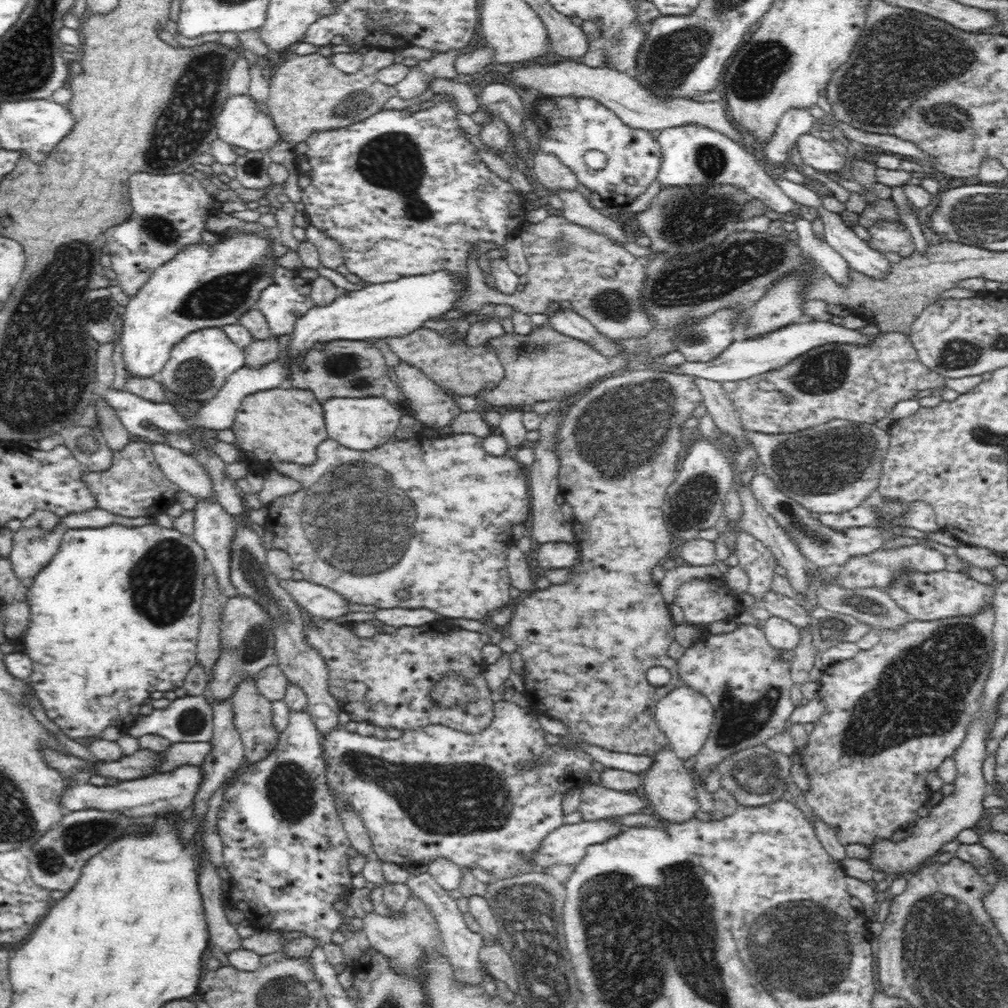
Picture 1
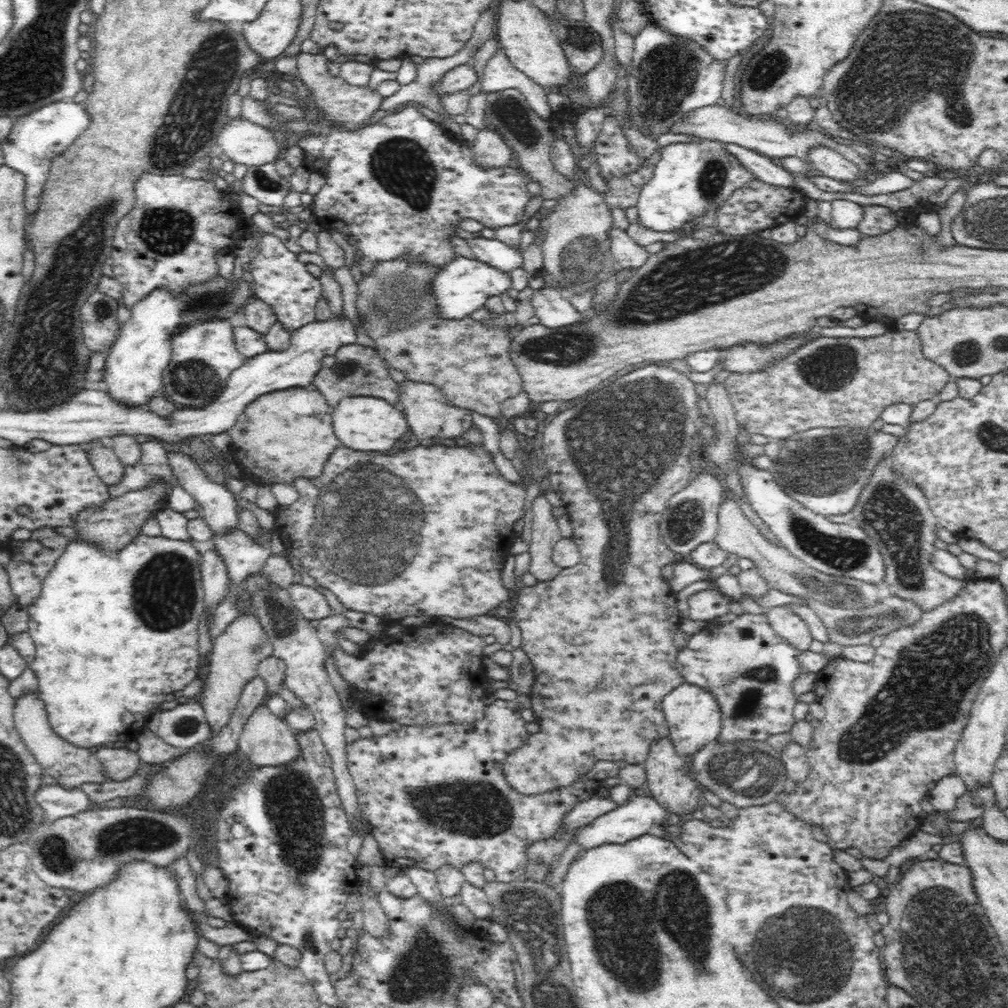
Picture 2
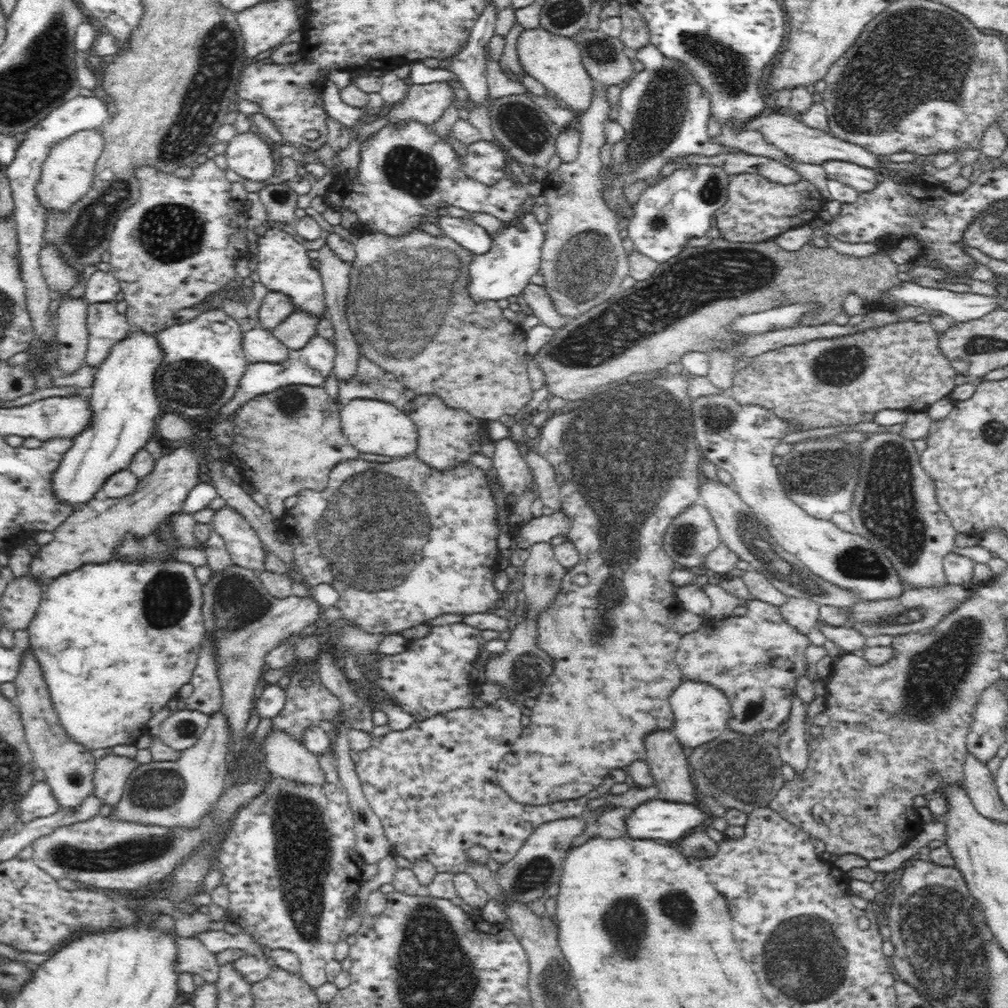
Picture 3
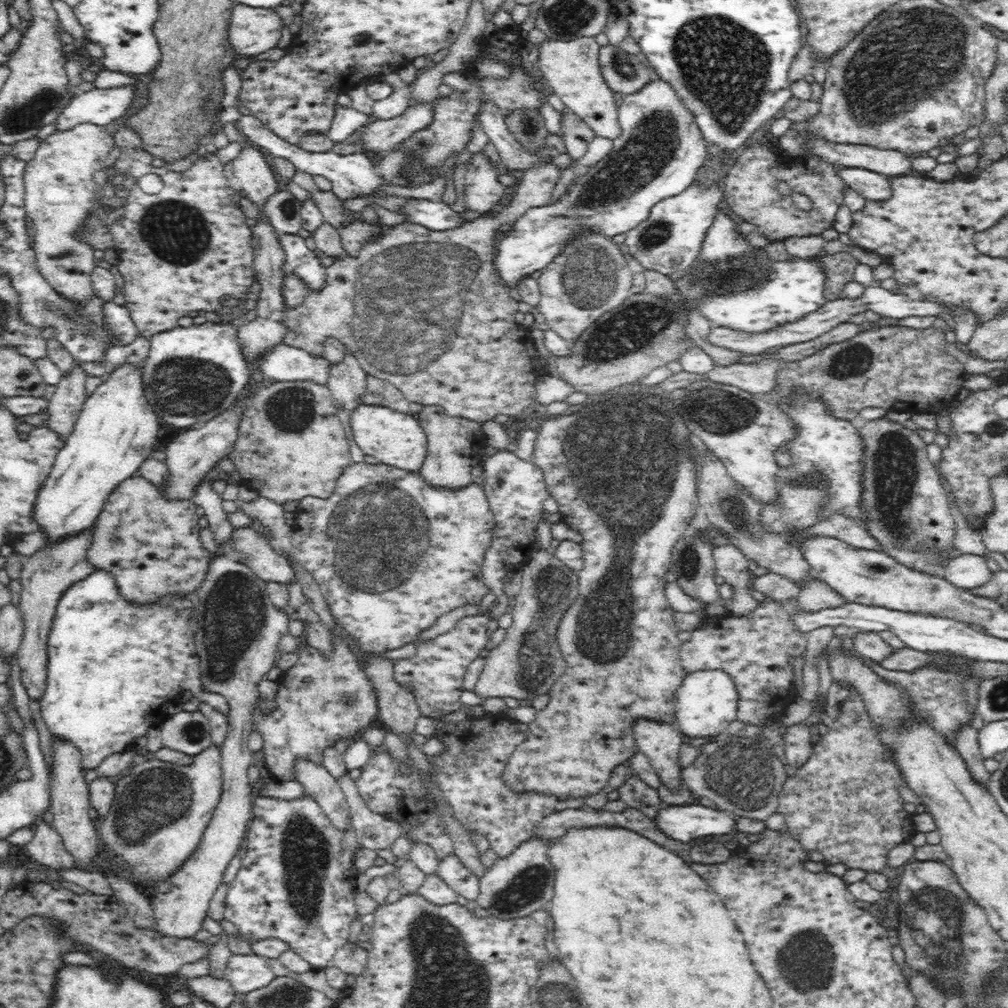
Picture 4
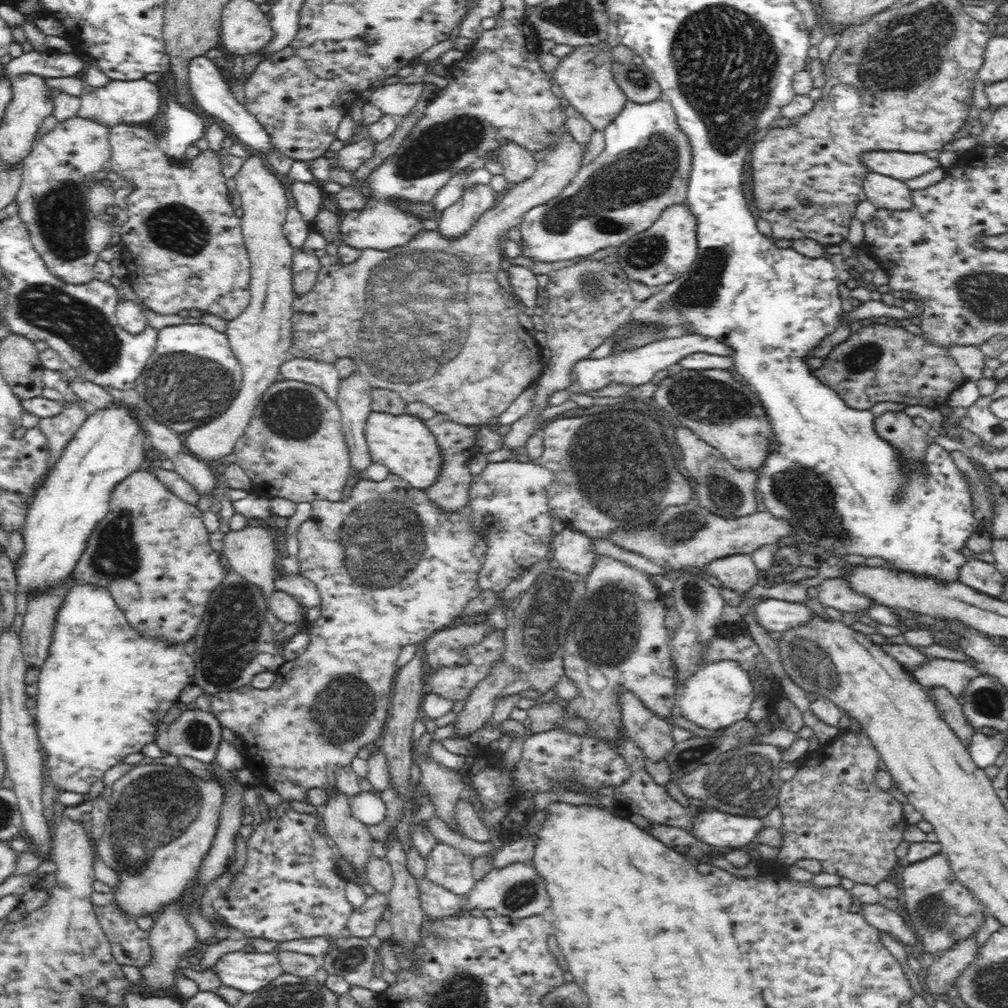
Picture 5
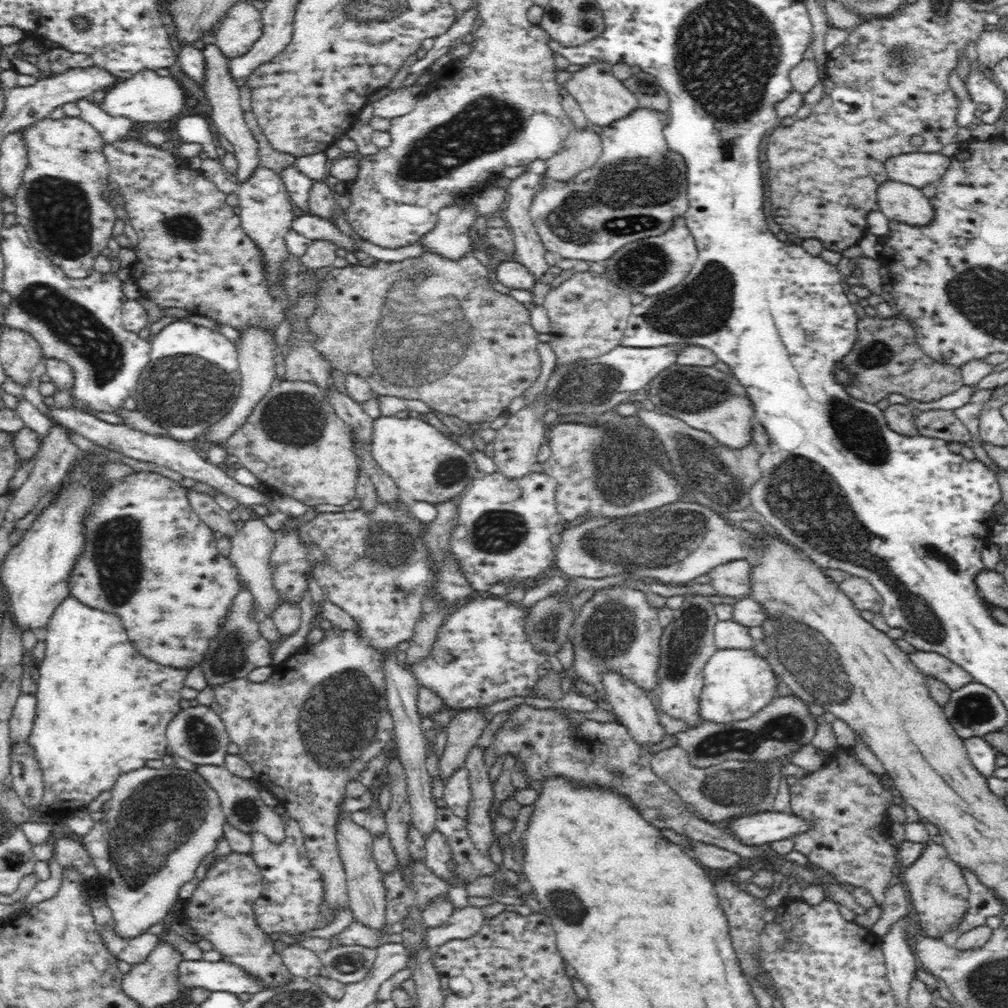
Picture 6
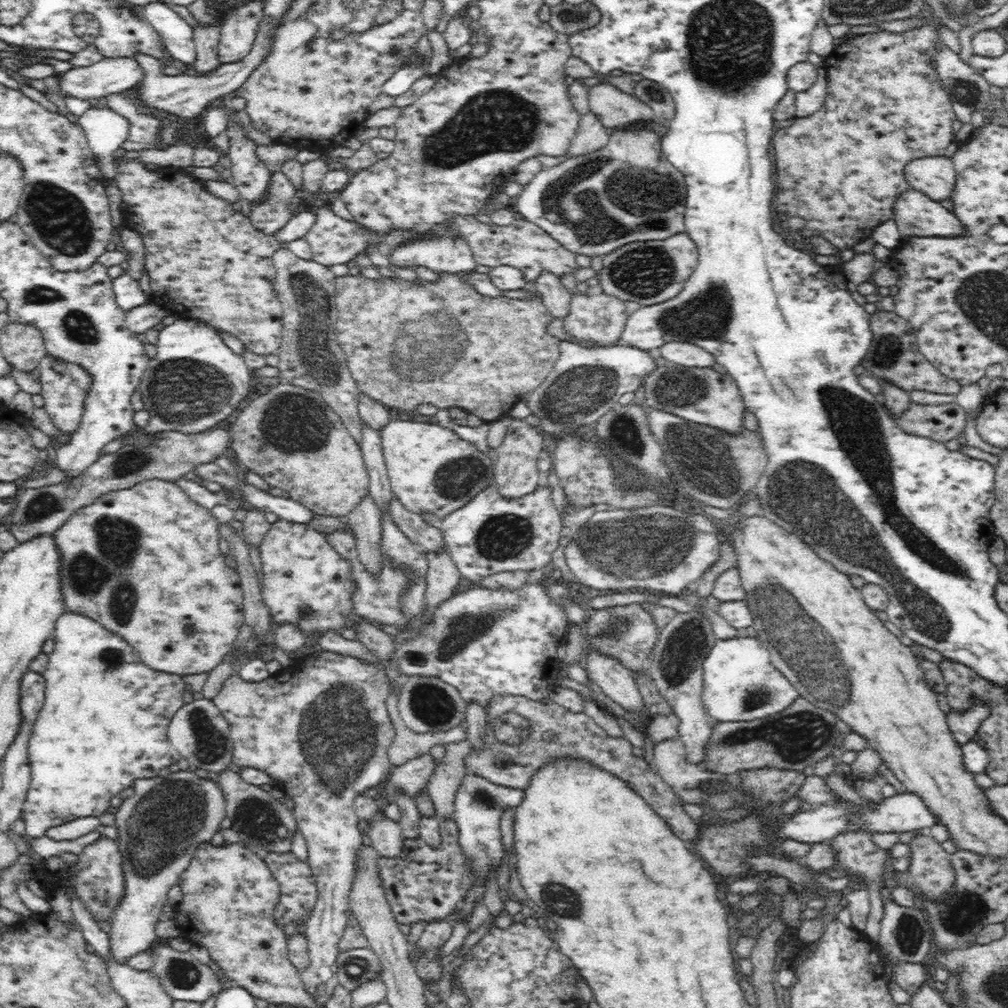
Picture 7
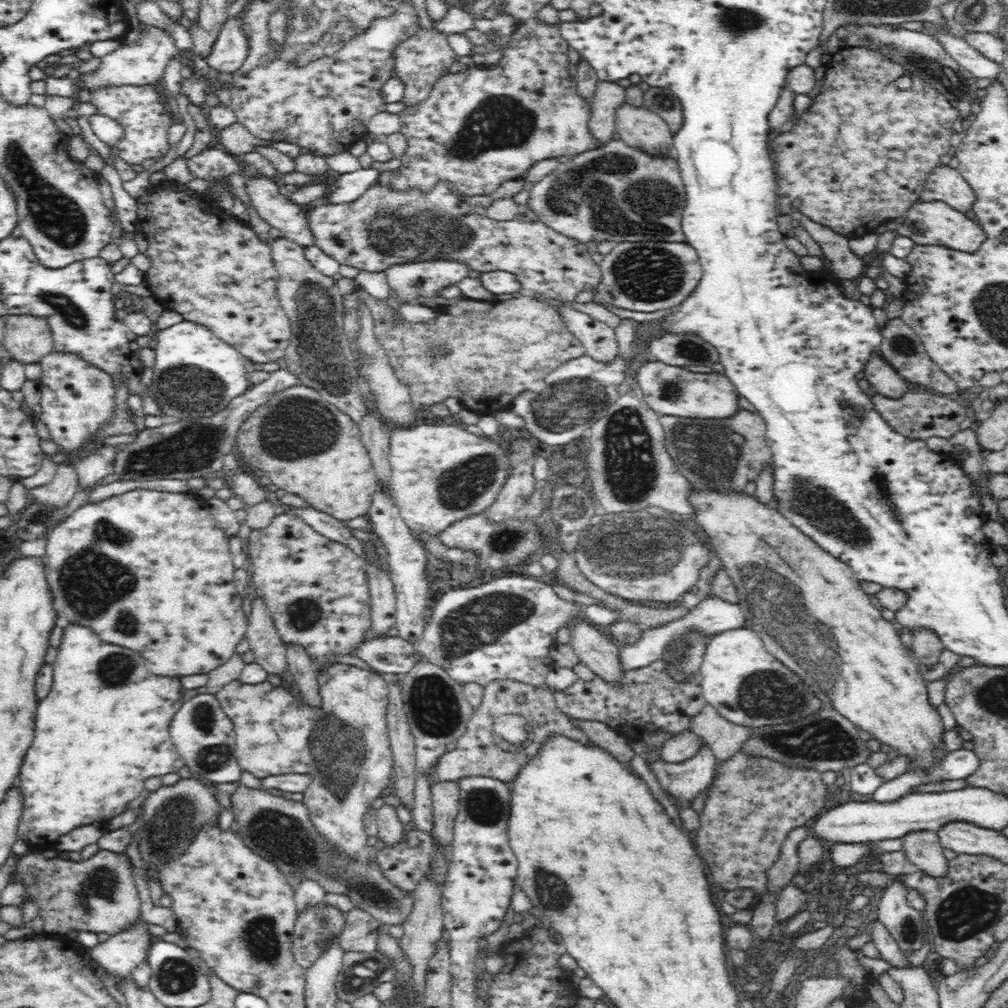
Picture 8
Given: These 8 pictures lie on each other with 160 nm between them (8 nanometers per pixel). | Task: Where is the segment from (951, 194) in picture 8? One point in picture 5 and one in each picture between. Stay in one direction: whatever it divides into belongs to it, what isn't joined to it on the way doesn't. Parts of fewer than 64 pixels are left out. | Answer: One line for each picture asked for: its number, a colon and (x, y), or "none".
5: (903, 166)
6: (918, 169)
7: (935, 176)

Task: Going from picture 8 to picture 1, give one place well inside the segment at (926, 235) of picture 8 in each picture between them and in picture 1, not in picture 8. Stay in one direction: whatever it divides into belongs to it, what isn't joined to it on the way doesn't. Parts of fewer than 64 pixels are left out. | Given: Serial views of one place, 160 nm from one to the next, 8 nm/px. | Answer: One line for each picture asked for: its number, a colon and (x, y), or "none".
1: (816, 152)
2: (826, 161)
3: (863, 179)
4: (873, 186)
5: (887, 193)
6: (900, 202)
7: (917, 215)

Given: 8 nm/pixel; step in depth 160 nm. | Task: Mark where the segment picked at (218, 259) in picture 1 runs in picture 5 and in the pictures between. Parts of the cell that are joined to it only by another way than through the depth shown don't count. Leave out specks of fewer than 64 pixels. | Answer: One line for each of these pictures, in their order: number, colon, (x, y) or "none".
2: (135, 361)
3: (125, 407)
4: (117, 429)
5: (111, 445)

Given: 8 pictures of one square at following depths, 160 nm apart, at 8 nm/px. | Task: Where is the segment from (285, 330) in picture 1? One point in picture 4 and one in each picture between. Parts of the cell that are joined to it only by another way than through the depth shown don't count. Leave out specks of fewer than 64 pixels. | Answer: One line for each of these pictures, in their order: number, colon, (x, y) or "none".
2: (280, 279)
3: (283, 265)
4: (300, 261)

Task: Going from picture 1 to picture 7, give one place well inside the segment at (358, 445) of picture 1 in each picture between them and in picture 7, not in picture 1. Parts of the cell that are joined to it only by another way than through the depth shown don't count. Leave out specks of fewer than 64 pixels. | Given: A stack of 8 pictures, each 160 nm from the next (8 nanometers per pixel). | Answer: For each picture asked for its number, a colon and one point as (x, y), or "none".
2: (363, 423)
3: (376, 427)
4: (397, 439)
5: (402, 443)
6: (418, 456)
7: (430, 468)

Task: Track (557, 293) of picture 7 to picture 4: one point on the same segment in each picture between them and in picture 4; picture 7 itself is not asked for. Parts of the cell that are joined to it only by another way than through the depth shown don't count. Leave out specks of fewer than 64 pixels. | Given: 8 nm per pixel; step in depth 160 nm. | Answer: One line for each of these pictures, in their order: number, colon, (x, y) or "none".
4: (513, 156)
5: (518, 164)
6: (530, 250)

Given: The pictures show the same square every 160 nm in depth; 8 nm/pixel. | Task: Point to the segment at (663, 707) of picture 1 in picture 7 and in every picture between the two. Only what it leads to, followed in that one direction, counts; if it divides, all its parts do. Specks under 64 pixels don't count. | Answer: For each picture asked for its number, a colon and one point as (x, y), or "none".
2: (694, 718)
3: (701, 712)
4: (706, 704)
5: (718, 694)
6: (737, 683)
7: (740, 683)

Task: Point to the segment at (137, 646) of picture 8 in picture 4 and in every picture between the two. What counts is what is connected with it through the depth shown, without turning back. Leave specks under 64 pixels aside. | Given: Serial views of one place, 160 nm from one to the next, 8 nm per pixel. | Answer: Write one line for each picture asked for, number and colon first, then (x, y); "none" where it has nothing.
4: (151, 544)
5: (151, 551)
6: (144, 525)
7: (145, 562)

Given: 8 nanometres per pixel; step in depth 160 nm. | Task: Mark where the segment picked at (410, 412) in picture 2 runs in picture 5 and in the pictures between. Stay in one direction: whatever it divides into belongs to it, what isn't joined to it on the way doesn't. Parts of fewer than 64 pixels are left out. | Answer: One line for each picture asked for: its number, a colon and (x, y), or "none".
3: (447, 437)
4: (454, 444)
5: (457, 442)

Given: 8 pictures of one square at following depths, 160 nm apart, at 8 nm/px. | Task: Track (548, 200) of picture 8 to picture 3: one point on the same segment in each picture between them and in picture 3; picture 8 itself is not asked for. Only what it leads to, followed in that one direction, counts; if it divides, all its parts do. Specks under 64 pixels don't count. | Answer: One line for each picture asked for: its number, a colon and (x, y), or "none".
3: (665, 114)
4: (660, 148)
5: (644, 168)
6: (637, 187)
7: (626, 192)

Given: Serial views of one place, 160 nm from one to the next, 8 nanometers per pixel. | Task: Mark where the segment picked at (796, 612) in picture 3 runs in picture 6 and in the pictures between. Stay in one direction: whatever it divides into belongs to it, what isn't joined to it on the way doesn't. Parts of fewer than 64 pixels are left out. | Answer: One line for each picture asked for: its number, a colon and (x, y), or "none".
4: (816, 595)
5: (834, 592)
6: (861, 592)

